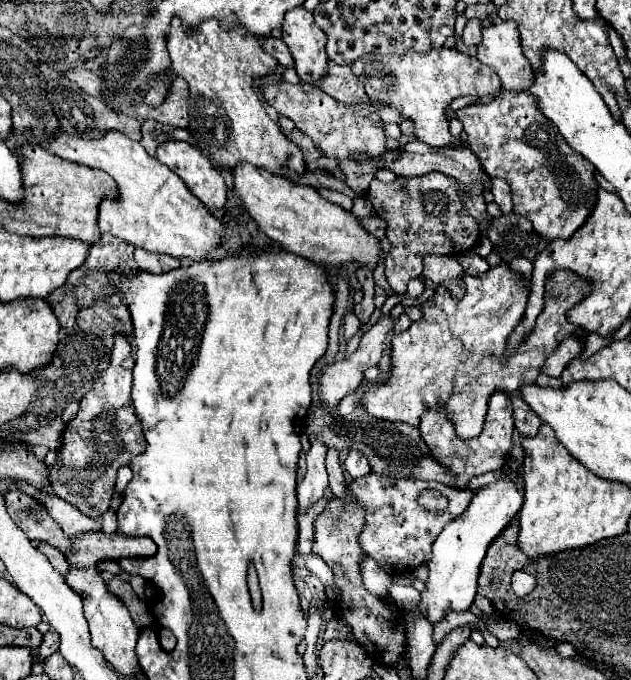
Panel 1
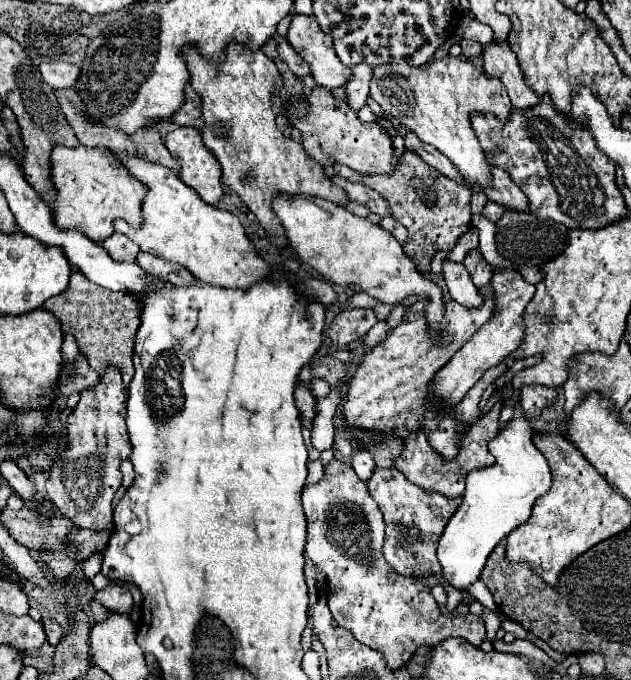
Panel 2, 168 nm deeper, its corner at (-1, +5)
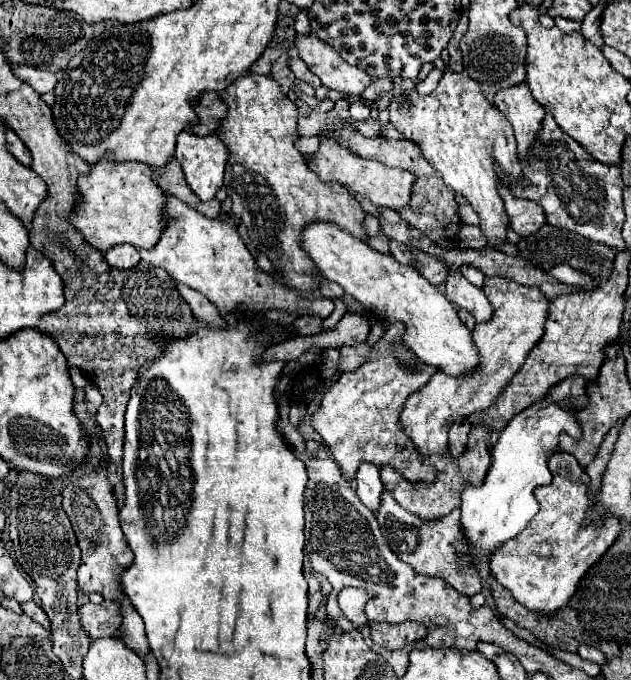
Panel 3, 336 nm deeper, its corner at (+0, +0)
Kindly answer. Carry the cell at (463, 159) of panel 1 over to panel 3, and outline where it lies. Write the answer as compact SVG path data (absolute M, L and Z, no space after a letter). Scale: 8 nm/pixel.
M499 184L497 190L505 202L505 212L509 216L509 224L517 234L521 234L521 236L535 234L545 224L543 208L539 208L535 202L515 198L503 184Z

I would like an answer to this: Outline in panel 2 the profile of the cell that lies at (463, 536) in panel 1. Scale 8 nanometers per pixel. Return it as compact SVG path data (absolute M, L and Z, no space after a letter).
M526 415L512 417L490 441L490 453L496 457L496 463L470 471L466 477L462 503L448 521L438 545L442 575L460 591L480 577L492 549L530 519L536 499L550 489L550 467L534 447L532 435L534 427Z

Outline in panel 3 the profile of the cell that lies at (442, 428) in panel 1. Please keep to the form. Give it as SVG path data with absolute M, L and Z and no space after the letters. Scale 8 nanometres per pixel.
M475 426L469 432L469 442L465 452L459 458L453 458L451 452L443 454L443 456L429 456L425 458L427 464L437 468L437 478L431 484L425 482L403 482L403 478L399 478L399 474L395 474L395 470L391 470L391 466L383 466L381 470L381 480L385 484L385 488L391 490L393 498L409 512L425 518L425 520L433 520L433 518L441 518L447 516L453 508L457 508L461 504L461 490L467 484L481 484L489 466L491 466L491 454L487 448L487 442L491 438L491 430L487 426Z

